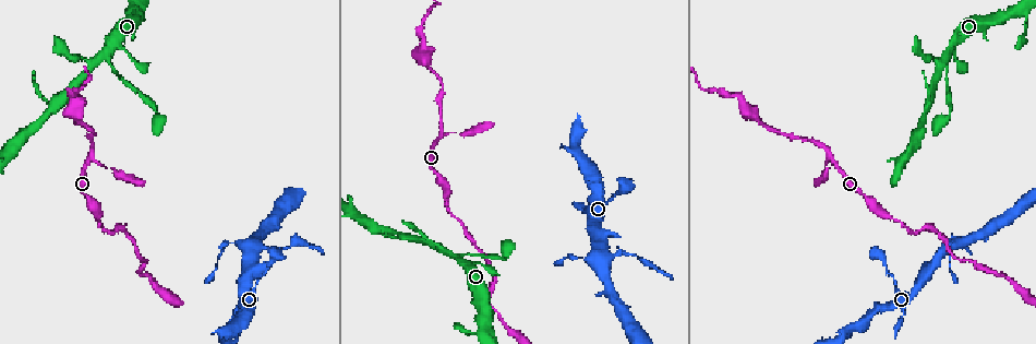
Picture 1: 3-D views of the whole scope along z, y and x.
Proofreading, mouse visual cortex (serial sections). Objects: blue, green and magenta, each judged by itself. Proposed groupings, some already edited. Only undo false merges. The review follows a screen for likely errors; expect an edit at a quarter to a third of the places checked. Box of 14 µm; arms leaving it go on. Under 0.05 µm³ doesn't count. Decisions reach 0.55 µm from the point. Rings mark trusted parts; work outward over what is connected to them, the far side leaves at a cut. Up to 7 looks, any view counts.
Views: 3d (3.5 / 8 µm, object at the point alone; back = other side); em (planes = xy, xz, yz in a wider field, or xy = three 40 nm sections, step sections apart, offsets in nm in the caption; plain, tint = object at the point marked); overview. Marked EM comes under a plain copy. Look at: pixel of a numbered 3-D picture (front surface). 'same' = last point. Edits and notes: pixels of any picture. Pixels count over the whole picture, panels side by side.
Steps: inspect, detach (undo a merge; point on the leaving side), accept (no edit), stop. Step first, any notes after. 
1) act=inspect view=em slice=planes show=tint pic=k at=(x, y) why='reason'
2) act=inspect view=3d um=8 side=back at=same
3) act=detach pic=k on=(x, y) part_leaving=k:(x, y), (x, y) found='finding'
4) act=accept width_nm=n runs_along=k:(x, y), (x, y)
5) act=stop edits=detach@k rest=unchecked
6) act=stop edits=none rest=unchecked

act=inspect view=3d um=3.5 pic=1 at=(948, 50) why='abrupt turn'

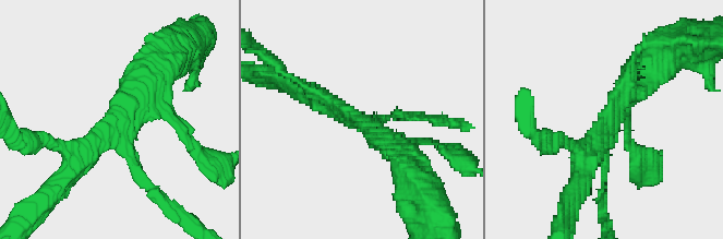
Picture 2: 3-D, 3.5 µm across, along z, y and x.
act=inspect view=em slice=xy step=5 show=tint pic=2 at=(608, 123) why='need the tissue'

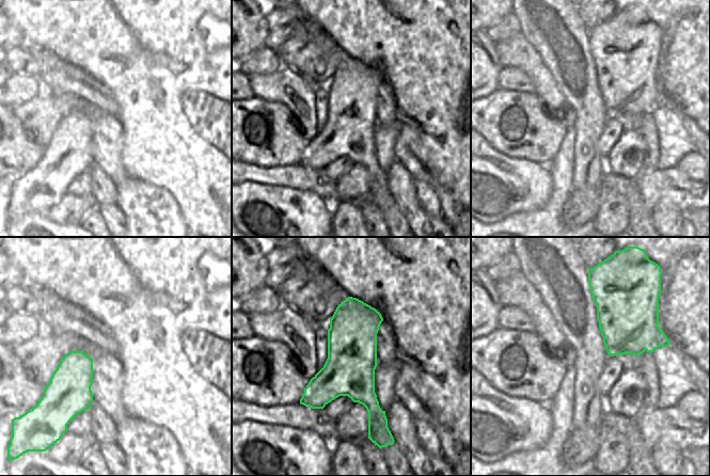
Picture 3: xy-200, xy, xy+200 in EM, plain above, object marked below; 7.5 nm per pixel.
act=inspect view=em slice=xy step=3 show=tint at=same why='another direction'

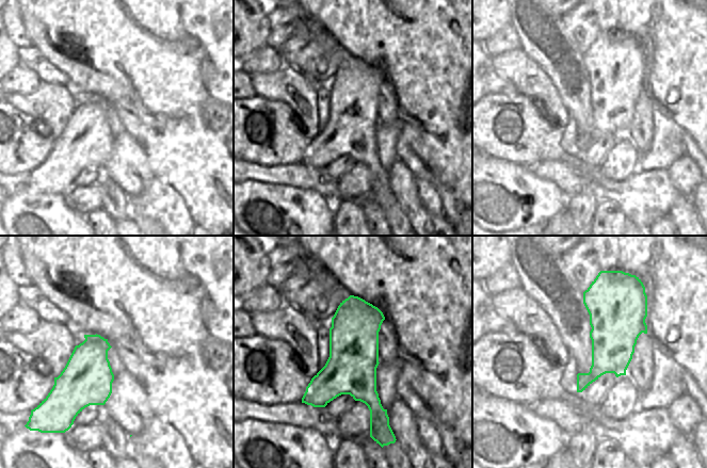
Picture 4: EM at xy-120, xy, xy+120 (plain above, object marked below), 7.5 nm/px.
act=accept runs_along=2:(168, 71), (70, 171) found='one cell here'

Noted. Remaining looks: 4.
act=inspect view=3d um=3.5 pic=1 at=(624, 250) why='thick turns thin'

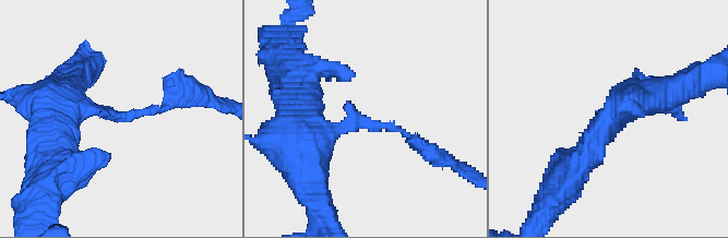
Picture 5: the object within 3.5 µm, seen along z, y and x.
act=inspect view=em slice=xy step=3 show=tint pic=5 at=(118, 115) arm_widths_nm=100,400 why='now the EM'

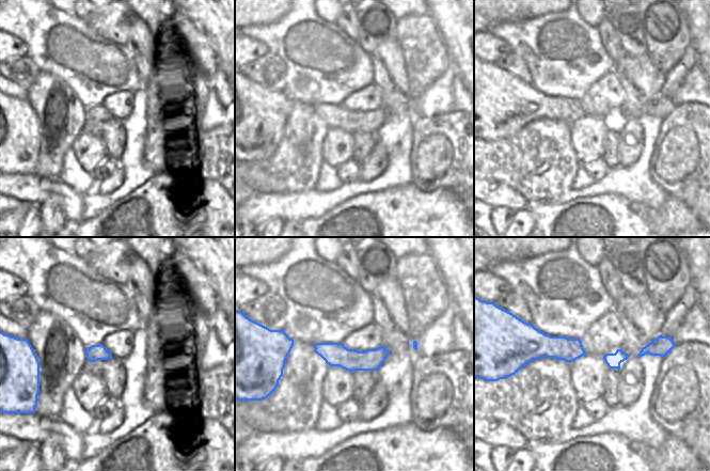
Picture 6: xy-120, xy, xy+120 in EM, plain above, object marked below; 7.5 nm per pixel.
act=detach pic=5 on=(168, 97) found='two cells meet here'

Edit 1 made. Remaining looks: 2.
act=stop edits=detach@5 rest=unchecked

